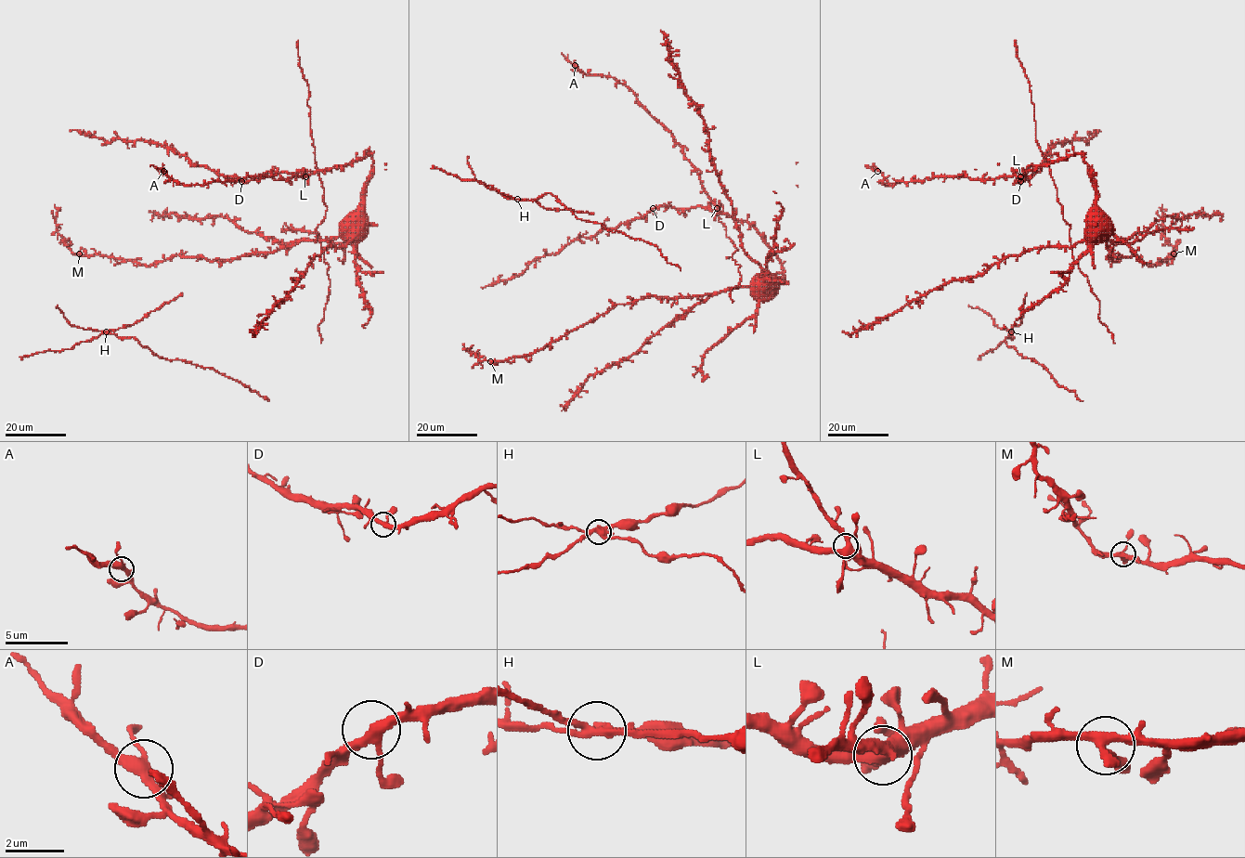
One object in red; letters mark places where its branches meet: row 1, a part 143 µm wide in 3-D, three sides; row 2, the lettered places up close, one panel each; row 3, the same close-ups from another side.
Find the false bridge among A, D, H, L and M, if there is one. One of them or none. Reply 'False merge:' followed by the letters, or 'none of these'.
False merge: H

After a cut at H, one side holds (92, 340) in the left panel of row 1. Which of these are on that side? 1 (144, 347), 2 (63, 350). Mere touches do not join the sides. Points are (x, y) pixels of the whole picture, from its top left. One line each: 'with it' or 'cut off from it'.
1: cut off from it
2: with it

